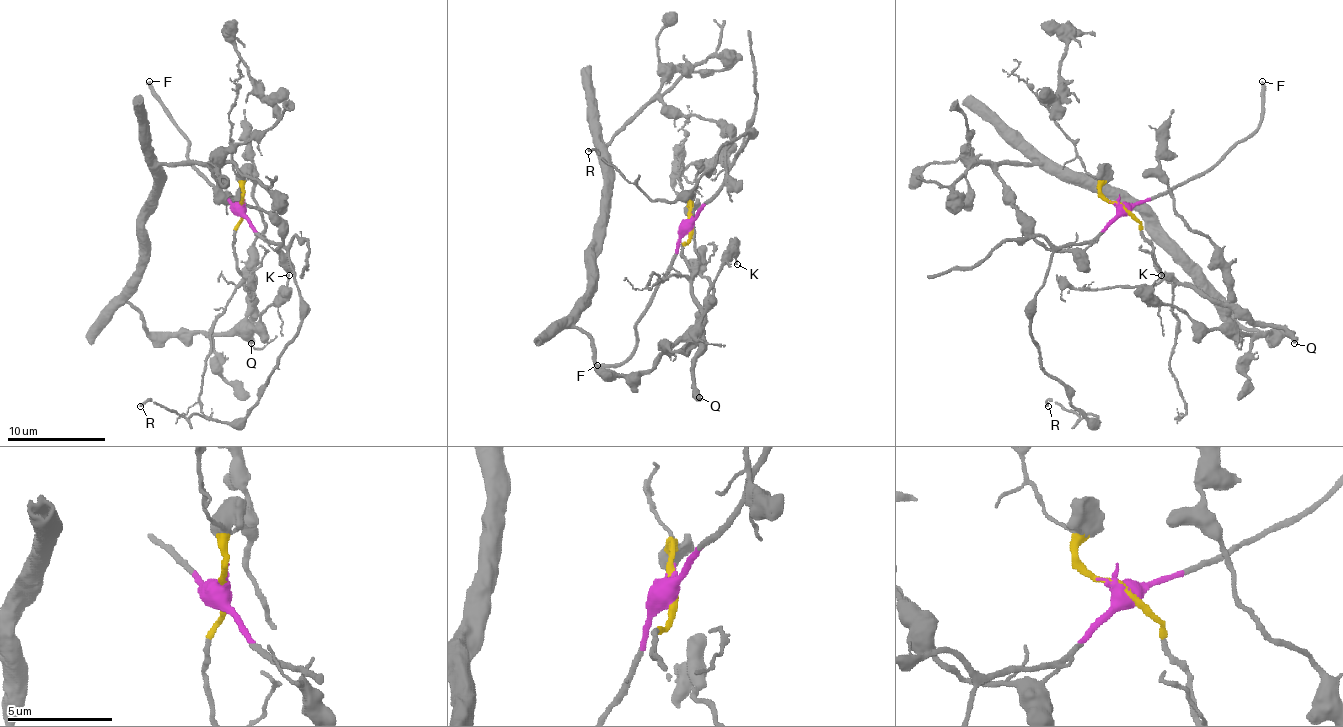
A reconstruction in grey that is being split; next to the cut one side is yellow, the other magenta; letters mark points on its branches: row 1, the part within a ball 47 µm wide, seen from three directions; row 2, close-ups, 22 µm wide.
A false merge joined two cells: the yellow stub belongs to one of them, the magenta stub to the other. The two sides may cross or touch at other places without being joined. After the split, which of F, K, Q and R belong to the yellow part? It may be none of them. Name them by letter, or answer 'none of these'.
K, Q

